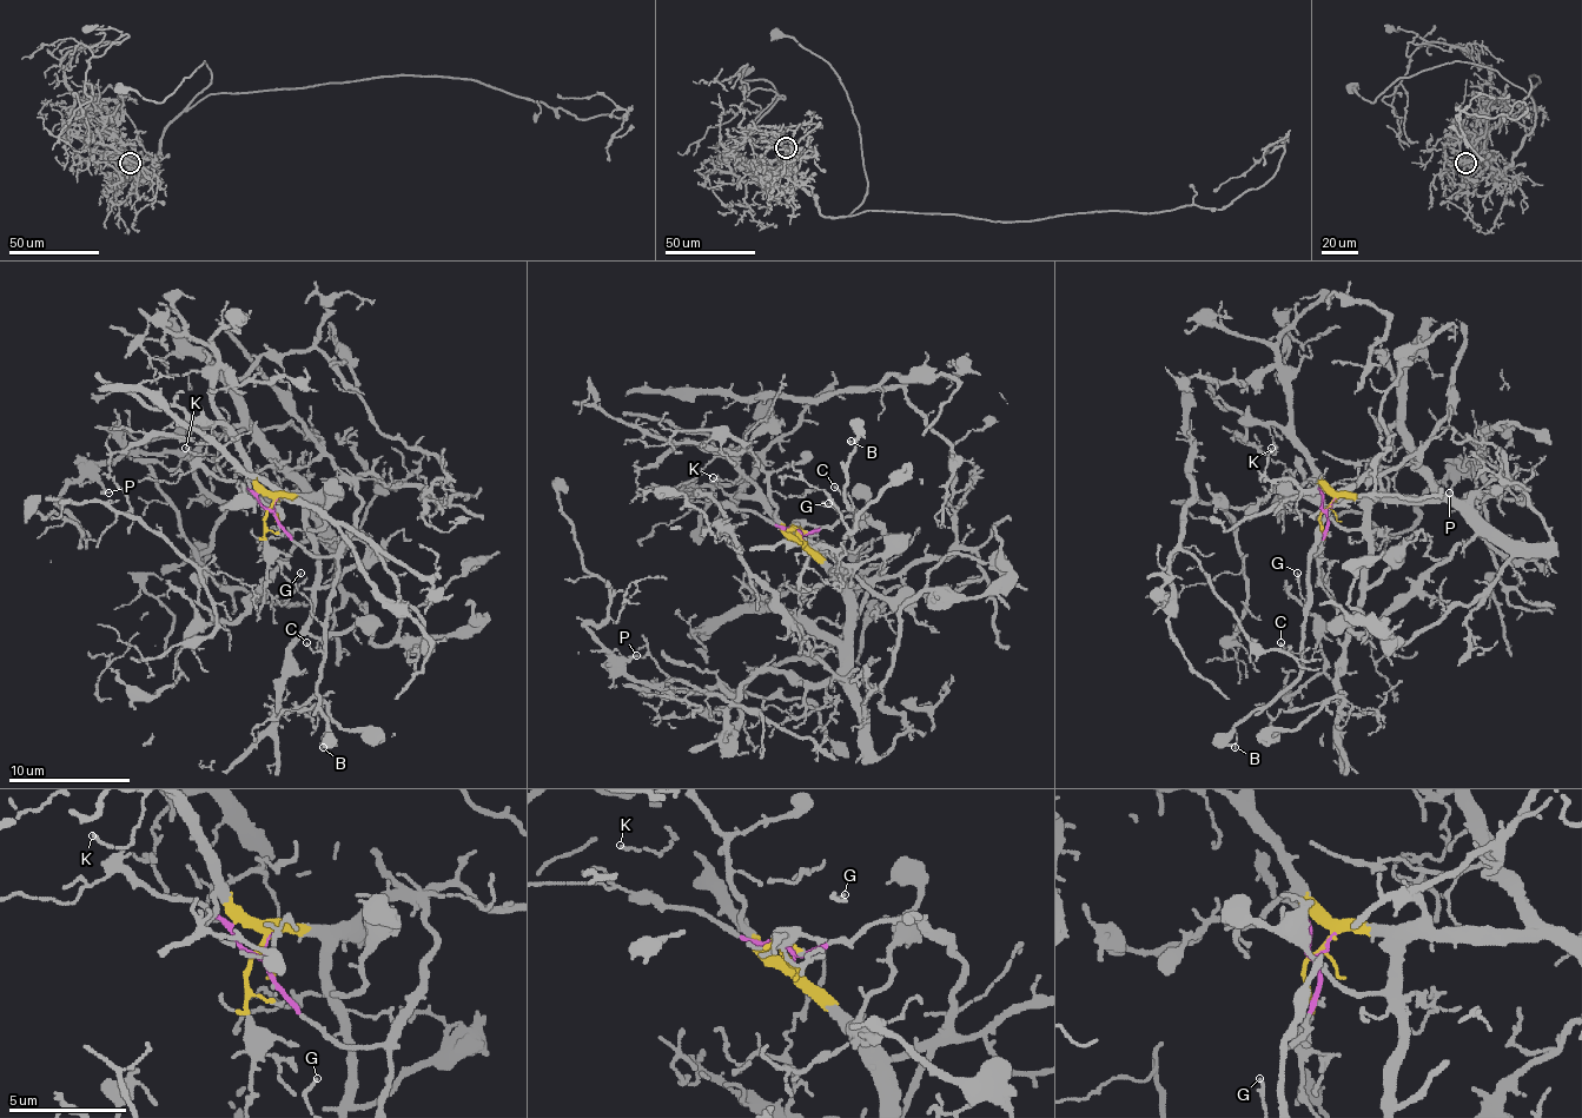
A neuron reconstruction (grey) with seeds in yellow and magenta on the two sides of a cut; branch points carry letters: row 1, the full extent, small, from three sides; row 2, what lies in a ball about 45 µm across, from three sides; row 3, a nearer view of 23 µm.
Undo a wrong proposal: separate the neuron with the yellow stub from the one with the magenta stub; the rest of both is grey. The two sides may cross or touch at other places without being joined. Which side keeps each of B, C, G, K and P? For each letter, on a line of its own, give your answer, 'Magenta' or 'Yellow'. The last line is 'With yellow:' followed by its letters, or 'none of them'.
B: Magenta
C: Magenta
G: Magenta
K: Yellow
P: Yellow
With yellow: K, P

